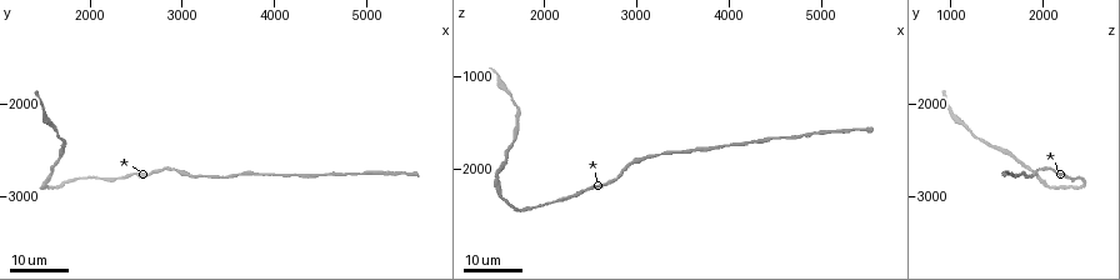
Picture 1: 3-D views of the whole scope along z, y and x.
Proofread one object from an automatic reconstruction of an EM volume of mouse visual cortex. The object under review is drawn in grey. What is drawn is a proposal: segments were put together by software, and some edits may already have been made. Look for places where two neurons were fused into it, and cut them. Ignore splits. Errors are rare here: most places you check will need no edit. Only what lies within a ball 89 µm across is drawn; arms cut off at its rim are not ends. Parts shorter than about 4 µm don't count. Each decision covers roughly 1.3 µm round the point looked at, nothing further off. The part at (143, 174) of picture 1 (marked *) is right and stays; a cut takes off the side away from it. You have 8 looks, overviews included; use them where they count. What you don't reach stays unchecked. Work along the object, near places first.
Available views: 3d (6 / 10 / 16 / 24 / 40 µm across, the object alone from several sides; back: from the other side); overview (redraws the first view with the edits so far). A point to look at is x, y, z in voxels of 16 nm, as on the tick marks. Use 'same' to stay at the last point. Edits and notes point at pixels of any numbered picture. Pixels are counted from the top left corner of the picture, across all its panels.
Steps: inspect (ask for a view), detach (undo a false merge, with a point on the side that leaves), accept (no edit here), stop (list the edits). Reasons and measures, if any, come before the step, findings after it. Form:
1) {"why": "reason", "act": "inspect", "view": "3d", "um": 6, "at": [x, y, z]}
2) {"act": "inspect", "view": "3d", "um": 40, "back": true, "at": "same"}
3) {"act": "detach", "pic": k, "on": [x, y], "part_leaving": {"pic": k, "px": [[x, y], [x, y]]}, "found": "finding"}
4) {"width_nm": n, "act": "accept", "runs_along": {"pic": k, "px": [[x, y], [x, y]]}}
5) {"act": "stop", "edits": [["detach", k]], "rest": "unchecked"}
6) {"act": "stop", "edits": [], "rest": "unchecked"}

{"why": "sudden change in width", "act": "inspect", "view": "3d", "um": 16, "at": [2150, 2800, 2350]}

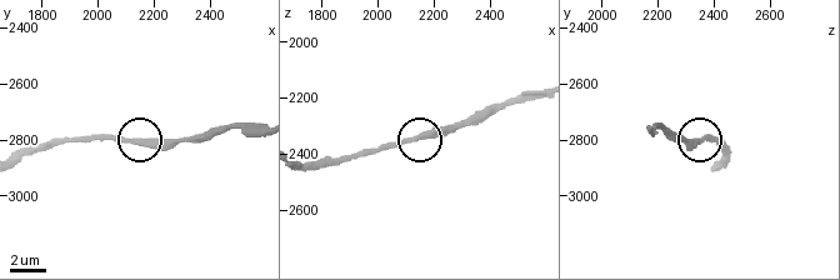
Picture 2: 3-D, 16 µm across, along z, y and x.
{"why": "closer look", "act": "inspect", "view": "3d", "um": 10, "at": [2150, 2810, 2330]}

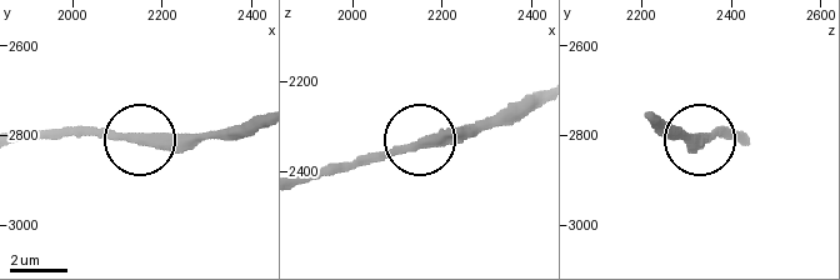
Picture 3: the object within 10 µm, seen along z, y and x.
{"width_nm": 330, "act": "accept", "runs_along": {"pic": 3, "px": [[259, 125], [194, 140], [75, 133]]}, "found": "all the same neuron"}

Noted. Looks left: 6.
{"why": "sudden change in width", "act": "inspect", "view": "3d", "um": 16, "at": [1850, 2800, 2450]}

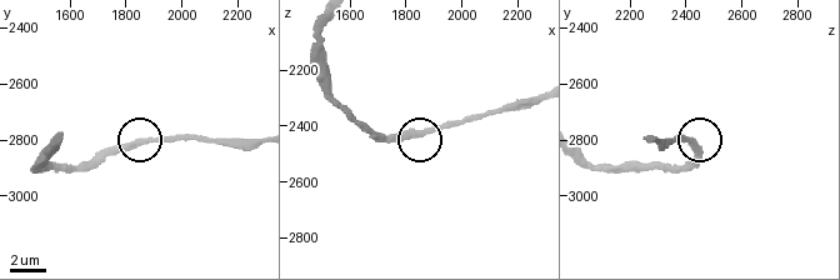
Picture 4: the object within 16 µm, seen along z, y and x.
{"act": "inspect", "view": "3d", "um": 6, "at": [1850, 2810, 2430]}

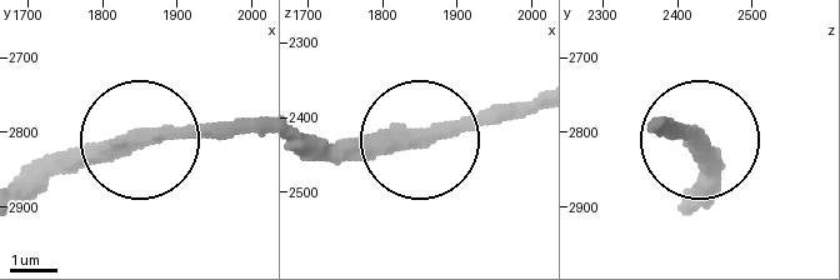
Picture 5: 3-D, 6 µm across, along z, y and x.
{"act": "accept", "found": "all the same neuron"}

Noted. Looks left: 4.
{"why": "thick turns thin", "act": "inspect", "view": "3d", "um": 16, "at": [3800, 2800, 1800]}

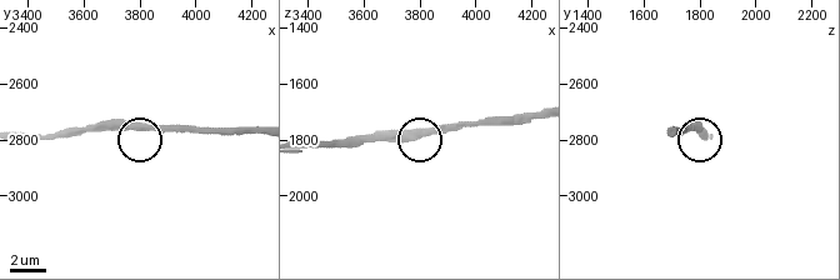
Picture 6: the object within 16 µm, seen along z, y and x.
{"act": "inspect", "view": "3d", "um": 6, "at": [3820, 2750, 1780]}

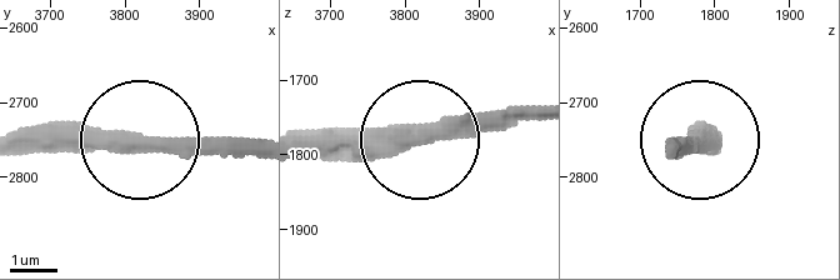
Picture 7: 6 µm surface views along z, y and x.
{"act": "accept", "runs_along": {"pic": 7, "px": [[23, 149], [250, 136]]}, "found": "continuous, no second neuron"}

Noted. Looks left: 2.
{"why": "calibre changes", "act": "inspect", "view": "3d", "um": 24, "at": [1700, 2350, 1300]}

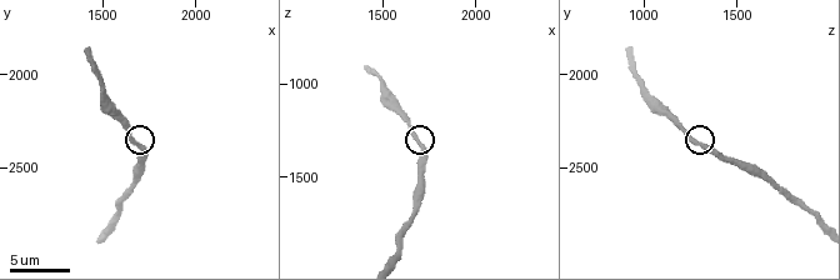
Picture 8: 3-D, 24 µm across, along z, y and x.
{"why": "closer look", "act": "inspect", "view": "3d", "um": 6, "at": [1700, 2400, 1320]}

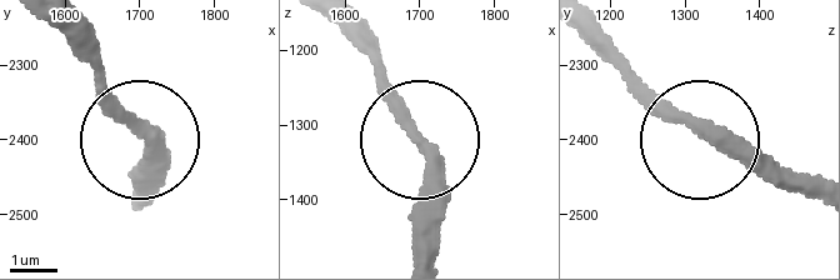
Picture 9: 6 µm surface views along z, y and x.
{"act": "accept", "runs_along": {"pic": 9, "px": [[136, 199], [149, 151], [80, 55]]}, "found": "one neuron here"}

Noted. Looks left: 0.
{"act": "stop", "edits": [], "rest": "unchecked"}

